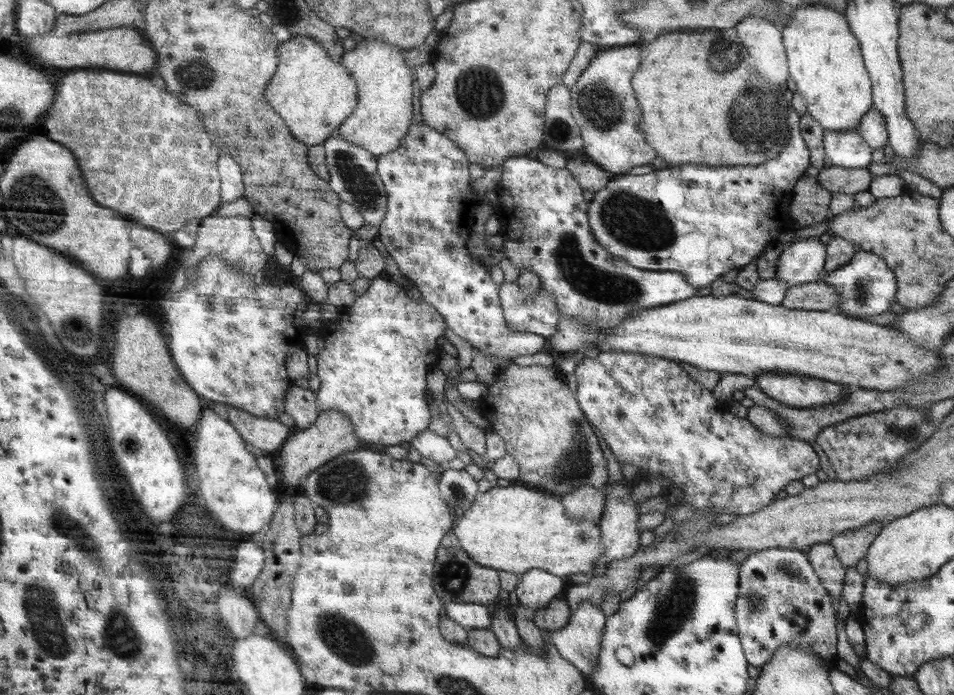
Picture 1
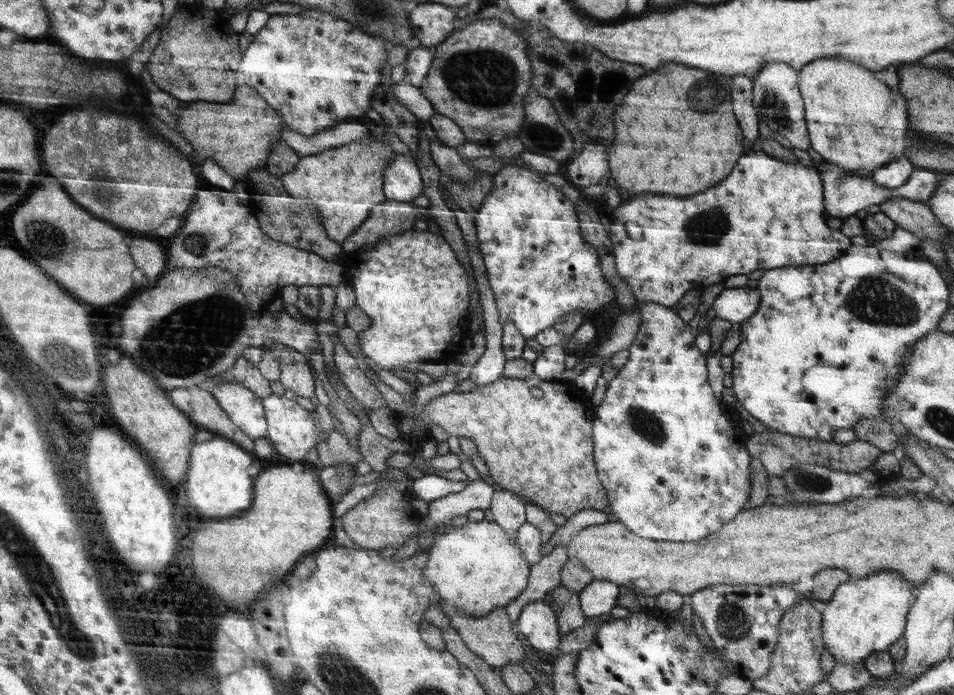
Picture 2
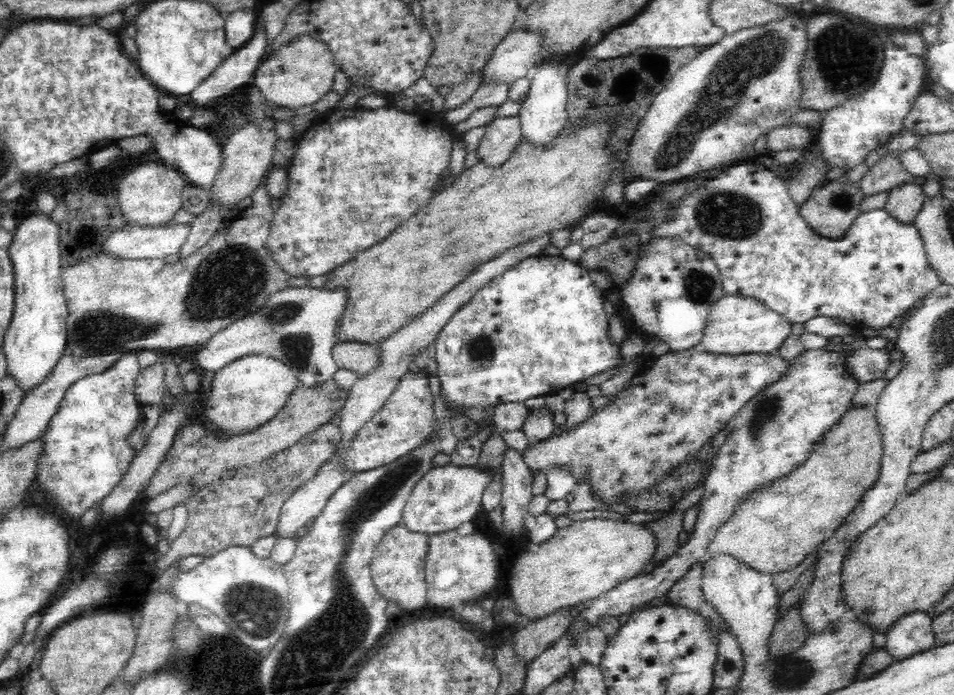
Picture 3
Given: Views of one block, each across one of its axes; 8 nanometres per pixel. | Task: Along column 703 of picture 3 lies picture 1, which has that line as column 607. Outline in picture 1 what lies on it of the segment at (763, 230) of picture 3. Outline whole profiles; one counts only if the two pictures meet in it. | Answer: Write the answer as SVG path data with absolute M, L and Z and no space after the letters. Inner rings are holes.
M793 108L788 111L788 143L784 143L784 148L780 154L774 159L768 159L766 163L759 164L753 168L741 167L712 167L711 165L694 166L674 166L674 168L666 168L666 170L654 170L642 175L631 175L624 173L622 175L613 175L610 182L594 193L594 197L590 200L587 207L587 216L589 219L589 226L591 227L592 235L595 240L604 246L608 253L625 260L626 262L634 265L635 268L648 270L648 271L669 271L679 273L682 277L686 278L690 284L694 285L696 289L706 288L721 276L731 273L732 271L742 271L744 267L752 260L757 260L763 253L774 243L779 242L779 236L782 232L796 232L797 225L791 219L791 199L795 184L802 178L804 170L810 166L811 151L807 147L807 141L804 140L800 132L799 124L802 118Z

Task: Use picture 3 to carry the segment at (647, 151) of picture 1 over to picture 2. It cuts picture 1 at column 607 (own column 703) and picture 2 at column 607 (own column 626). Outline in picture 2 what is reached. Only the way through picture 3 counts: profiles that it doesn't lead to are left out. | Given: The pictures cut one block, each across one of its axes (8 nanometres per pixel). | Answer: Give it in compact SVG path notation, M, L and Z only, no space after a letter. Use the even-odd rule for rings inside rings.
M590 141L574 154L572 161L566 166L568 182L574 183L582 190L591 184L598 184L604 176L610 176L608 170L608 152L604 152L605 146L598 141Z

